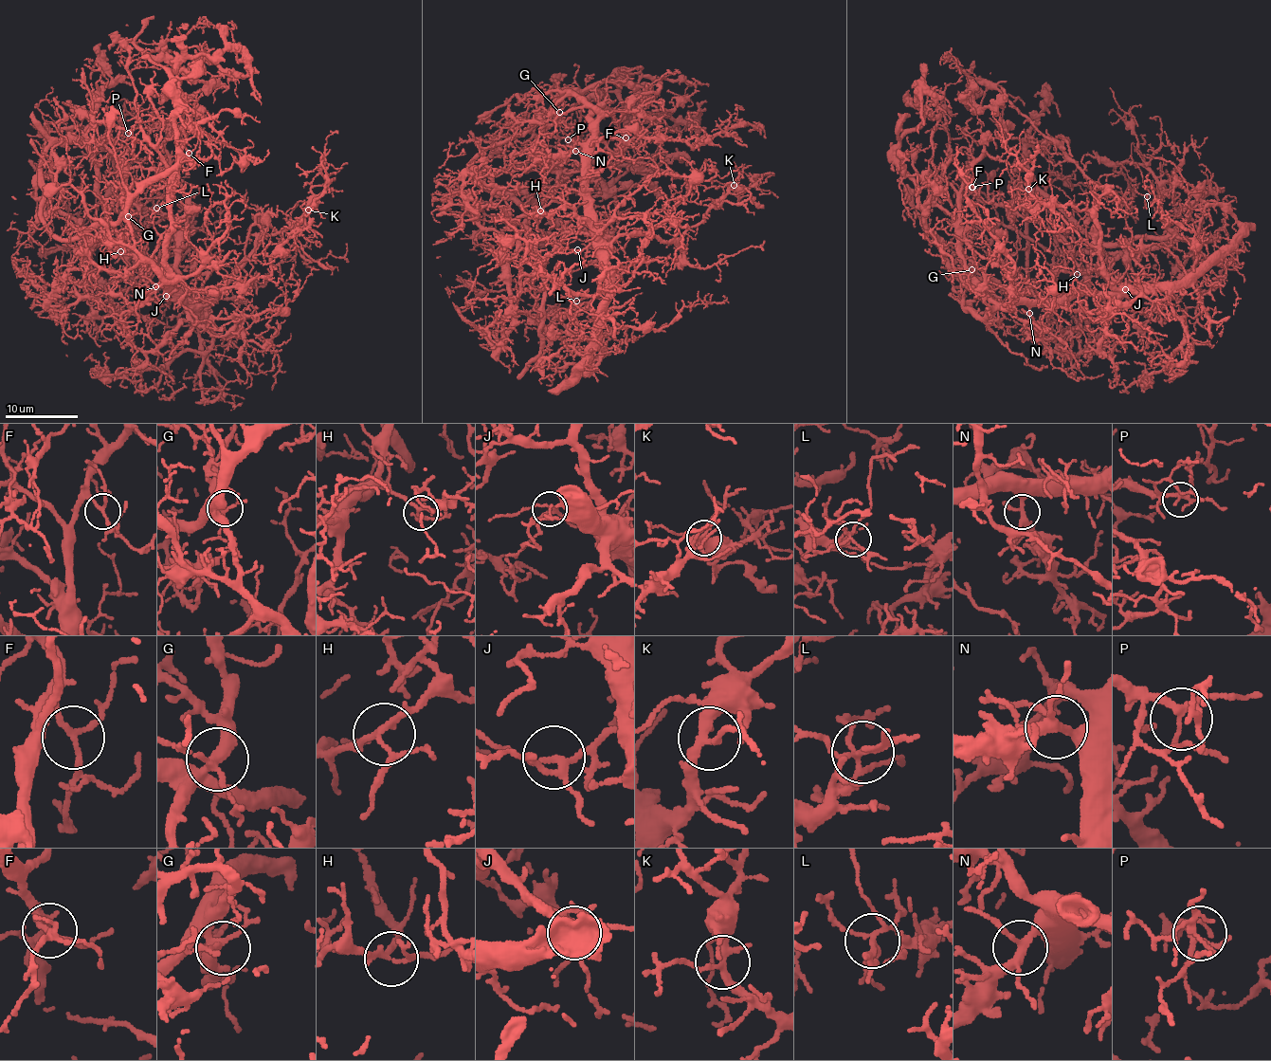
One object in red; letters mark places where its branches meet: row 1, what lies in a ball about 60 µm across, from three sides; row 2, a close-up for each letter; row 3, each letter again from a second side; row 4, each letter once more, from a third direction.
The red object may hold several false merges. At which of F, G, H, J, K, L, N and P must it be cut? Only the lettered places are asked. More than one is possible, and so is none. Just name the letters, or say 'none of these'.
none of these

